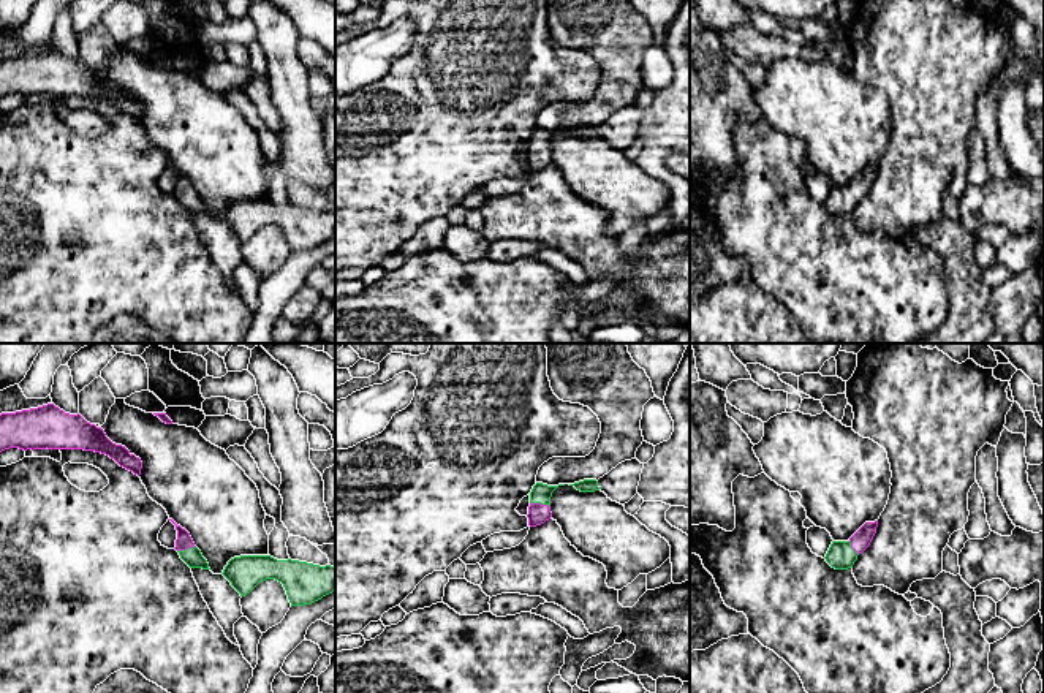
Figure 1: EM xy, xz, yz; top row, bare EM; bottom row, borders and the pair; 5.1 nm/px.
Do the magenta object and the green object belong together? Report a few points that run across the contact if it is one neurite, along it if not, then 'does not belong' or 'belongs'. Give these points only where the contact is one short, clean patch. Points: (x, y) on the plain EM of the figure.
line xz (538, 159), (540, 149), (541, 138); belongs

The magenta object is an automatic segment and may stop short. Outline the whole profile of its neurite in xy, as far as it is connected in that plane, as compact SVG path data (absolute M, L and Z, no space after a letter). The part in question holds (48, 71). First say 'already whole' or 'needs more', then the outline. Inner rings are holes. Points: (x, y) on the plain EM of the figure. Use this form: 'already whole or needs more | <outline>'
already whole | M47 49L38 54L0 60L0 98L19 95L84 95L109 101L120 112L141 120L142 108L125 92L112 89L101 73L79 59L70 60Z

